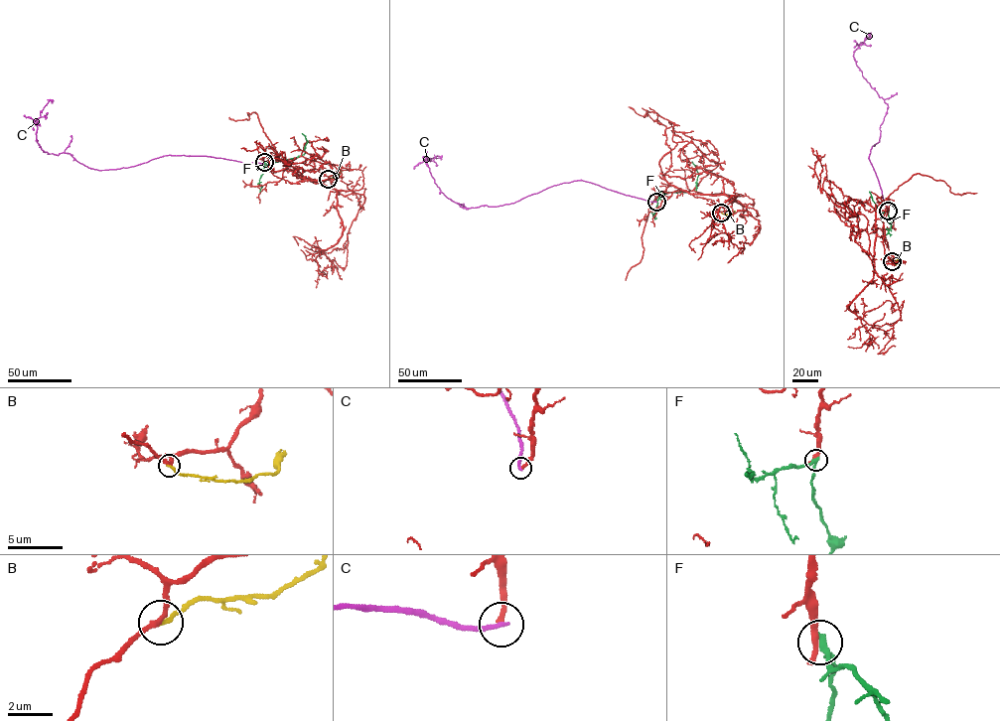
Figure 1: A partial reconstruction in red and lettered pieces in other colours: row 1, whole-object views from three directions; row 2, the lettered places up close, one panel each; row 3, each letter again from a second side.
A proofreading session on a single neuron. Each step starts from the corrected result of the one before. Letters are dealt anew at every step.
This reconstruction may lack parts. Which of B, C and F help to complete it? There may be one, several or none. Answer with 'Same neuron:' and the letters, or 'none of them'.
Same neuron: none of them

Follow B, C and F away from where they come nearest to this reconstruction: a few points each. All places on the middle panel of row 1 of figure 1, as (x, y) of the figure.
B: (721, 213), (729, 215), (734, 212)
C: (656, 202), (577, 180), (513, 203), (462, 207), (434, 182), (424, 160), (436, 158)
F: (656, 202), (668, 192), (695, 190), (698, 174), (692, 161)

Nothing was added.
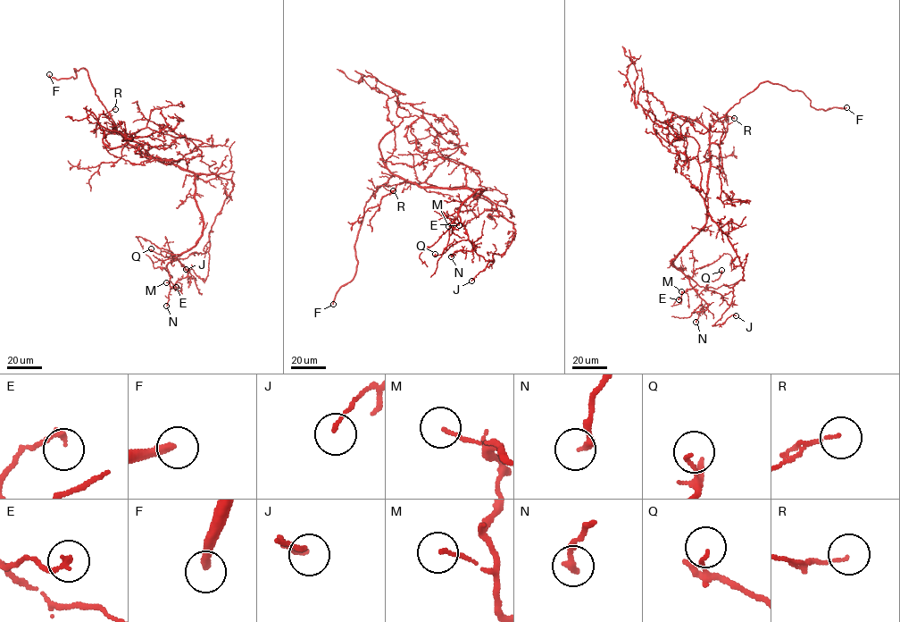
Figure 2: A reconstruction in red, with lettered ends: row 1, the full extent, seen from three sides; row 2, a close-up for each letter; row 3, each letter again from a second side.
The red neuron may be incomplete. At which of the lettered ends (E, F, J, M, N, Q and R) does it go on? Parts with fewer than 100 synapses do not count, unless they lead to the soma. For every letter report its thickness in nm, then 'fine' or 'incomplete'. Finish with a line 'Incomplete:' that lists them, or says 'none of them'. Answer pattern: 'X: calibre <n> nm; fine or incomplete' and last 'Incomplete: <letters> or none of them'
E: calibre 200 nm; fine
F: calibre 280 nm; incomplete
J: calibre 110 nm; fine
M: calibre 120 nm; fine
N: calibre 240 nm; fine
Q: calibre 100 nm; fine
R: calibre 90 nm; fine
Incomplete: F

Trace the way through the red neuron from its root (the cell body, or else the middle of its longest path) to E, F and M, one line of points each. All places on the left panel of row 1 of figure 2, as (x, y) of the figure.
E: (167, 163), (193, 173), (195, 199), (203, 221), (197, 243), (166, 265), (170, 286), (176, 287)
F: (167, 163), (145, 155), (118, 131), (86, 68), (74, 68), (74, 79), (57, 79), (49, 74)
M: (167, 163), (194, 175), (195, 199), (203, 230), (196, 244), (166, 265), (170, 280), (166, 282)

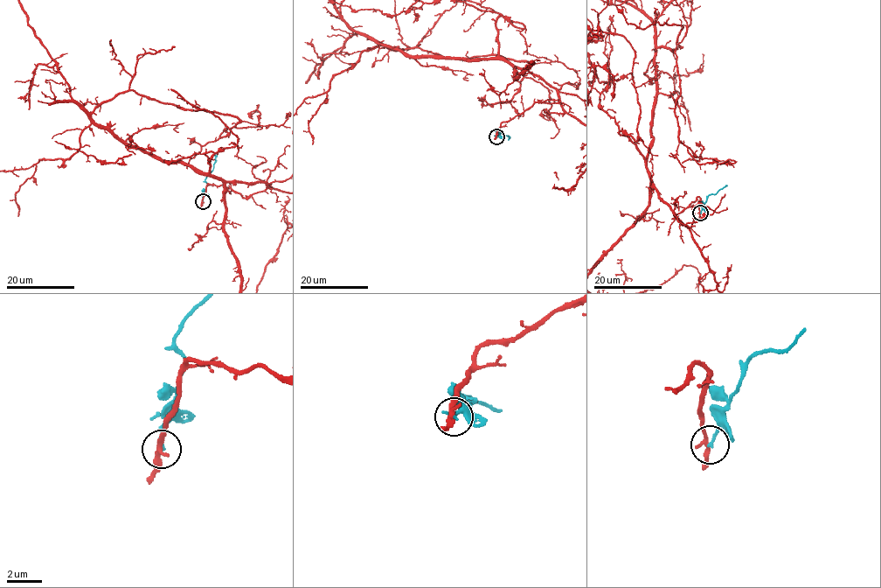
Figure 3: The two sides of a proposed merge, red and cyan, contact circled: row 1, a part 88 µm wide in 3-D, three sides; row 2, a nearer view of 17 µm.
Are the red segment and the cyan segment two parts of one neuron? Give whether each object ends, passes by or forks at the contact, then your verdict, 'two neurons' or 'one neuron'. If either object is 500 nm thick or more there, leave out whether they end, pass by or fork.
red passes by; cyan ends; two neurons

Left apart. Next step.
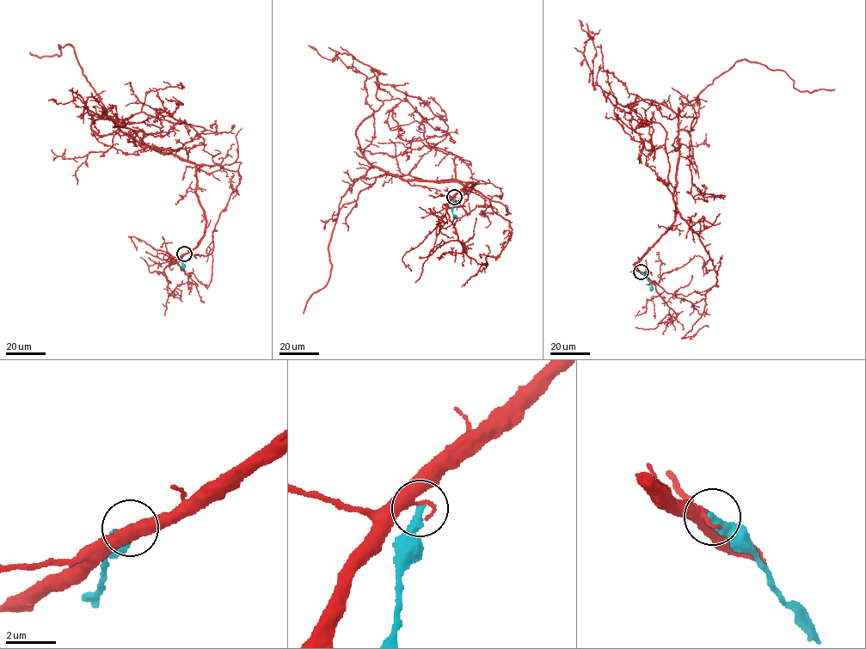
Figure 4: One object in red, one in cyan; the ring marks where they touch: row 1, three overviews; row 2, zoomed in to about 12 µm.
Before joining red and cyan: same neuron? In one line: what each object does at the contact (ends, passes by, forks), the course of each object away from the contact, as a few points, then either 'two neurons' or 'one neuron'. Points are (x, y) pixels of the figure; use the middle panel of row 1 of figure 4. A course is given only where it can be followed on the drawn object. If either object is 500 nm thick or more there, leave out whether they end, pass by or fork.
red forks there; cyan ends there; red runs (454, 197), (475, 183), (465, 192), (455, 181), (369, 169), (341, 197), (329, 280), (304, 314); cyan runs (454, 197), (452, 212), (456, 217); two neurons

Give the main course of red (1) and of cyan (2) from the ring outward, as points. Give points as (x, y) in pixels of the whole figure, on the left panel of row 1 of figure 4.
1: (184, 254), (205, 223), (195, 165), (118, 127), (70, 44), (58, 44), (58, 56), (30, 52)
2: (184, 254), (181, 261), (184, 268)

